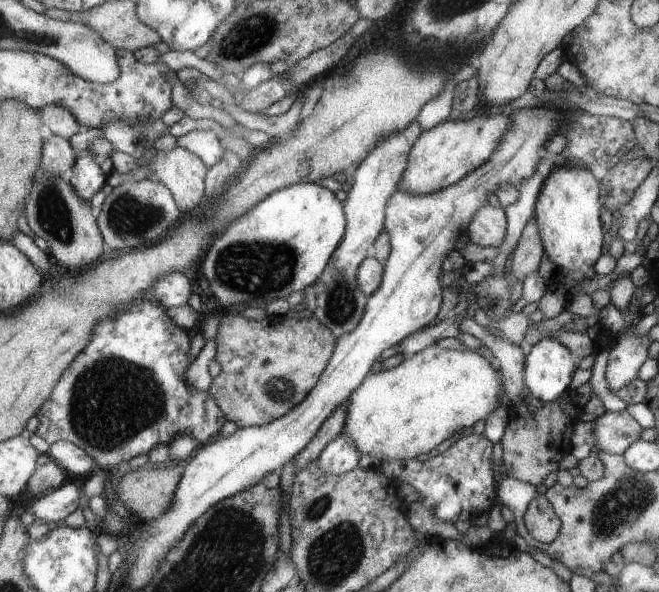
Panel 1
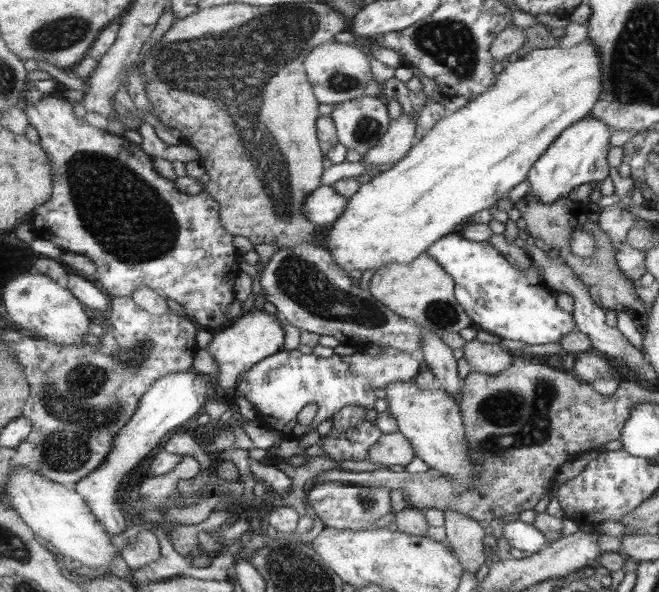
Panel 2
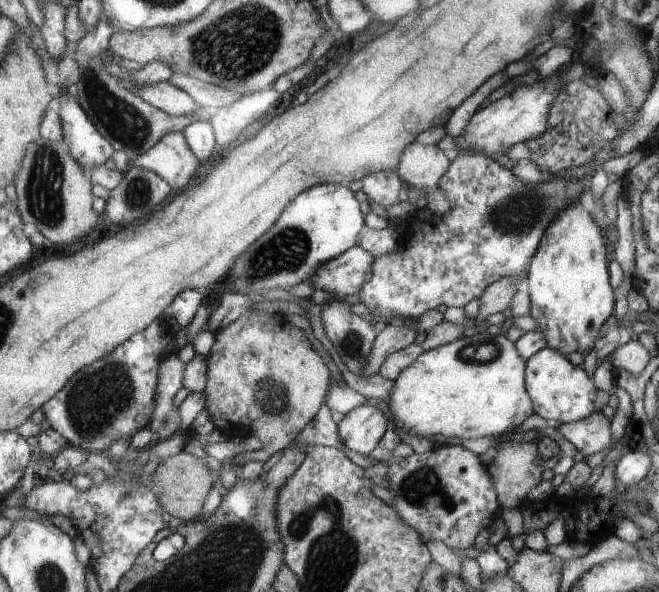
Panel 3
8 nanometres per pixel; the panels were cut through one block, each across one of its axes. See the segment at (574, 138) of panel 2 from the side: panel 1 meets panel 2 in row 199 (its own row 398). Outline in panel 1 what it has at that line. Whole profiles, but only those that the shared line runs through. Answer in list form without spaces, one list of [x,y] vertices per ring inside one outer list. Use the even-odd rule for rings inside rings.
[[[553,336],[533,344],[525,366],[527,388],[543,402],[557,402],[567,398],[571,382],[577,372],[575,354]]]

